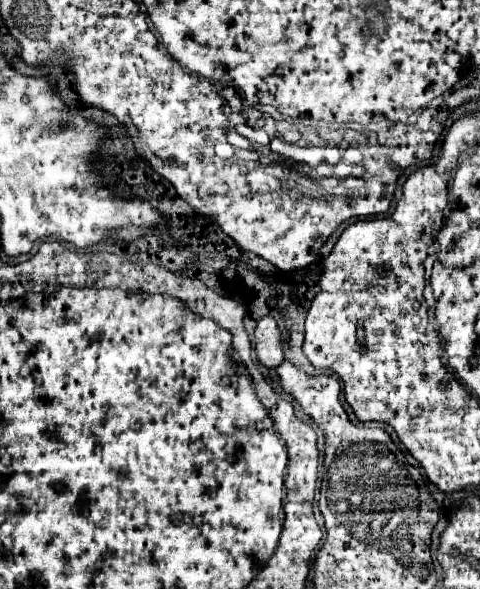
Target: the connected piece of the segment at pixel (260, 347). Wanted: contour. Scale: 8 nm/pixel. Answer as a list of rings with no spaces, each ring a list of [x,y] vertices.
[[[271,315],[260,319],[254,332],[255,353],[259,363],[267,367],[277,367],[283,357],[281,333]]]

